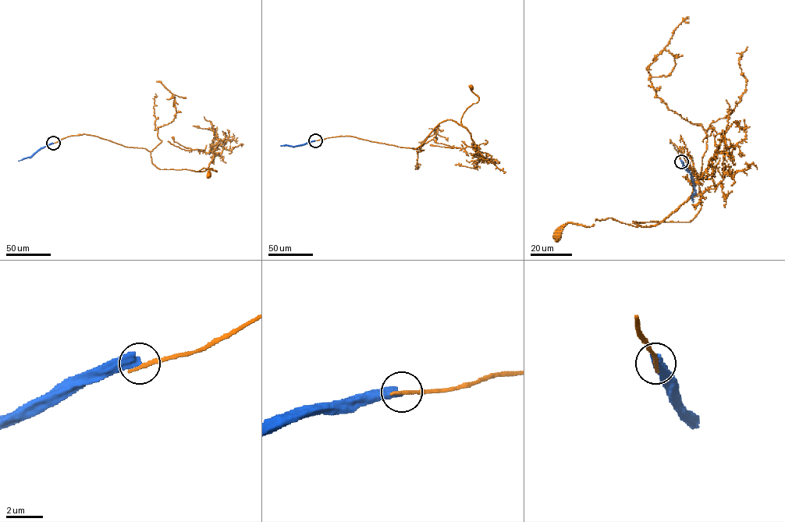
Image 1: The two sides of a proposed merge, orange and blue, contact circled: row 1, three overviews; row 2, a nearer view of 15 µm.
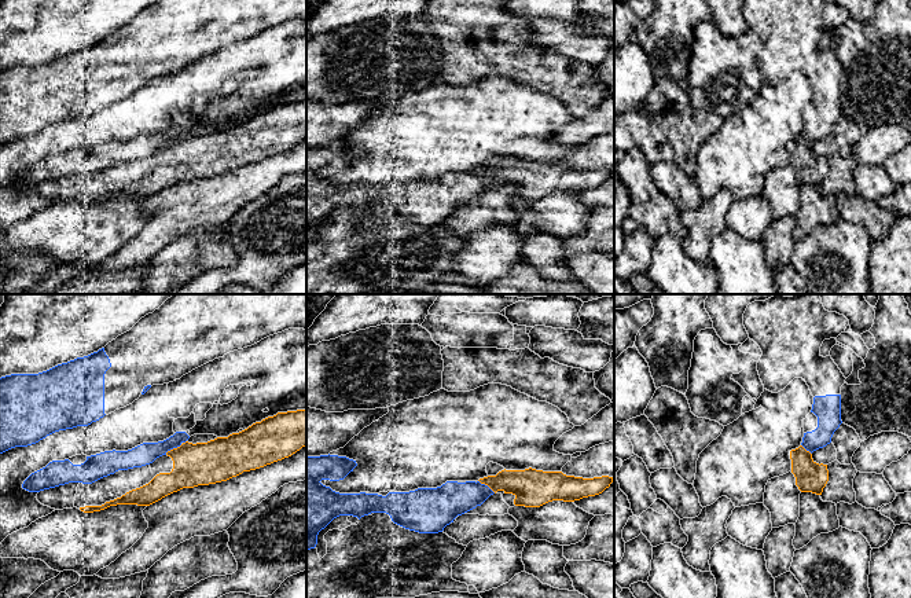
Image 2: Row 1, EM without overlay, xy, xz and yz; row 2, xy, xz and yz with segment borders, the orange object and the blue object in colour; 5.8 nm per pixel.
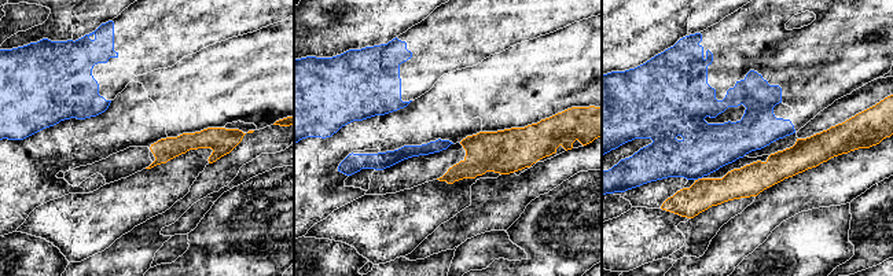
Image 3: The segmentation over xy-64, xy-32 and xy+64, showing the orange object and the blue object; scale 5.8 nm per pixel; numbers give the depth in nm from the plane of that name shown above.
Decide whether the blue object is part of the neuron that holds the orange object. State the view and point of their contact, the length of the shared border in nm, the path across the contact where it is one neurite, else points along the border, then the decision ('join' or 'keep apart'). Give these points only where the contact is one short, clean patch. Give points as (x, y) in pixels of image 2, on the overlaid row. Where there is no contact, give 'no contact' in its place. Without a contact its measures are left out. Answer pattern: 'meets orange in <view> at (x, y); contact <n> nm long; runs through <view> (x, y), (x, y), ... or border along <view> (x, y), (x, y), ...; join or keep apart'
meets orange in xy at (175, 448); contact 150 nm long; keep apart

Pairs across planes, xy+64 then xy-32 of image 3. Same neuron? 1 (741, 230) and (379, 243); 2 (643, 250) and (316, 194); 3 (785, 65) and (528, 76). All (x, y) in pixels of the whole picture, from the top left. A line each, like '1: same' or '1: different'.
1: different
2: different
3: different

